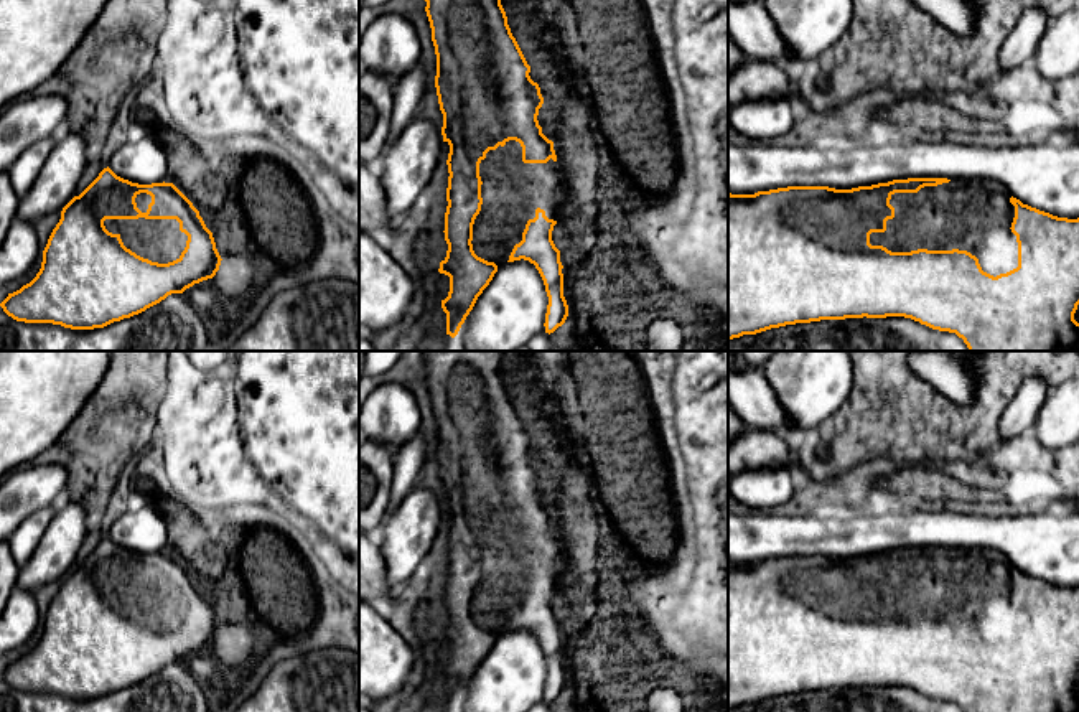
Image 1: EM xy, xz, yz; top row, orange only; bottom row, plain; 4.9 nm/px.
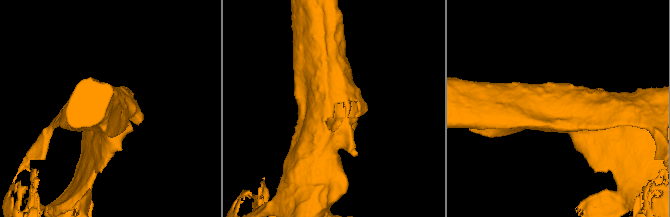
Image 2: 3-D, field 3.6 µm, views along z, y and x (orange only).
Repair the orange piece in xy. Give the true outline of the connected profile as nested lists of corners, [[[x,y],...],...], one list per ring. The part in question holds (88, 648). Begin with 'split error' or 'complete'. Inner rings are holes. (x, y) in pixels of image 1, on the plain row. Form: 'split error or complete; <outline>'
split error; [[[107,536],[63,577],[36,646],[0,676],[16,691],[104,697],[213,648],[221,630],[199,580],[173,552],[138,554]]]

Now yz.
split error; [[[908,547],[852,559],[787,555],[754,564],[728,562],[728,709],[820,689],[904,686],[955,702],[964,712],[1079,712],[1077,674],[1079,587],[1058,587],[1023,574],[993,549]]]

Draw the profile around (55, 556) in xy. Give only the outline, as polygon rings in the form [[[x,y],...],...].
[[[63,498],[41,542],[20,567],[16,588],[35,593],[49,582],[63,580],[74,567],[87,531],[84,508]]]

